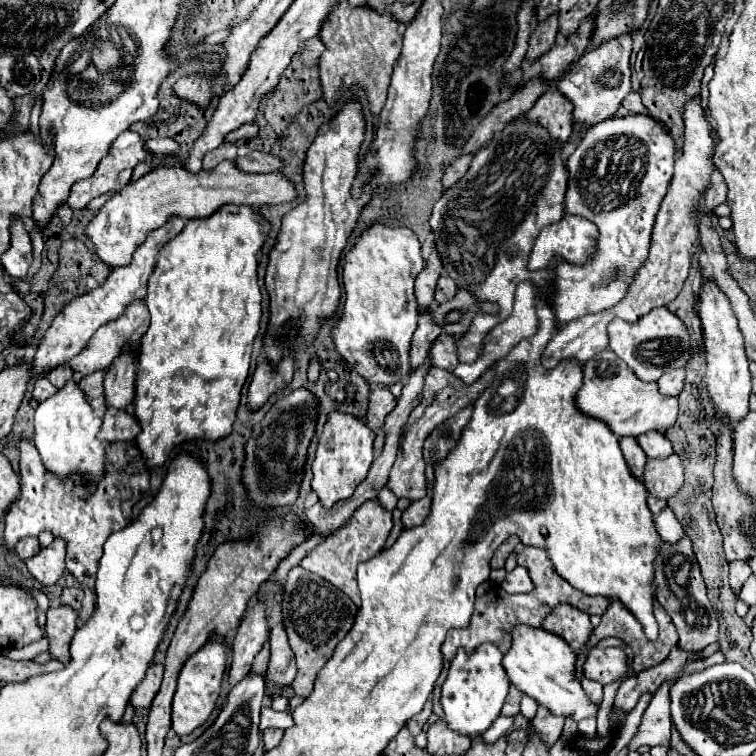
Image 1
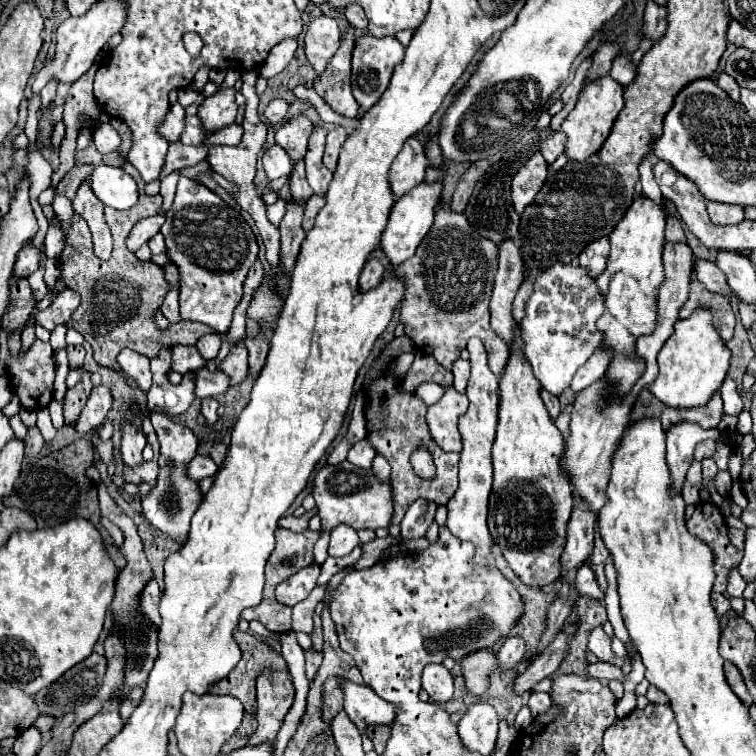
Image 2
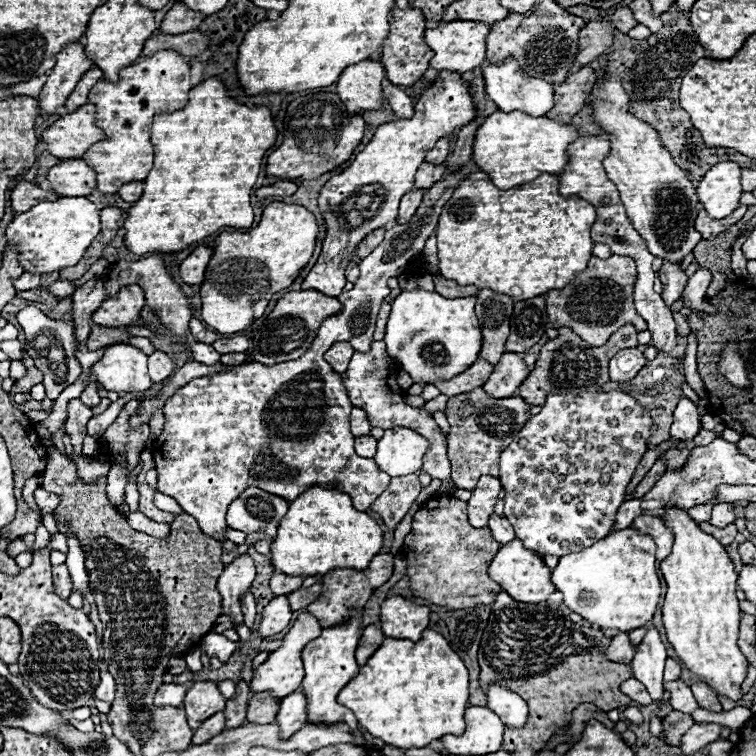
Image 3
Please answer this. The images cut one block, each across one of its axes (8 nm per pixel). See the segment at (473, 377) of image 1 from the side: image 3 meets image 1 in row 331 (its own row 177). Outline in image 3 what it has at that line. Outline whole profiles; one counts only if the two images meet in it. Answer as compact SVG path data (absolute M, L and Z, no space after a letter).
M514 110L514 112L494 112L486 118L484 126L478 128L476 140L474 140L474 152L472 152L472 160L478 162L478 168L486 174L492 176L492 182L506 190L506 188L514 188L526 182L532 182L534 178L538 178L540 174L548 172L548 174L560 174L564 172L564 166L568 164L568 146L572 142L576 142L580 138L580 130L572 124L562 124L556 122L552 118L546 116L530 116L526 112Z

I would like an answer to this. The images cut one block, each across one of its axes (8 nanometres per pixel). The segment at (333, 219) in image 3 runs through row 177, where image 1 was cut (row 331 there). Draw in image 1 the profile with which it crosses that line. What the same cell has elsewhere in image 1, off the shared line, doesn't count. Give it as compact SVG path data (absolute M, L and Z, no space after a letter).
M376 222L358 240L354 250L346 254L344 262L344 310L336 324L332 338L342 358L370 384L370 386L392 386L404 382L410 374L410 342L418 322L418 302L414 294L414 280L424 270L420 256L420 242L408 228L388 228Z

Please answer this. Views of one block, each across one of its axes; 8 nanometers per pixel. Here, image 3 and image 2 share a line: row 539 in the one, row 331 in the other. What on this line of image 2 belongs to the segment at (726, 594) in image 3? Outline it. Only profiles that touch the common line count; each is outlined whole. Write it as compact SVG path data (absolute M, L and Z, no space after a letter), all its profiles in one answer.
M696 310L690 318L674 324L674 334L658 354L660 374L650 384L650 392L672 408L698 408L708 404L710 396L722 386L730 364L730 350L712 326L710 312Z

